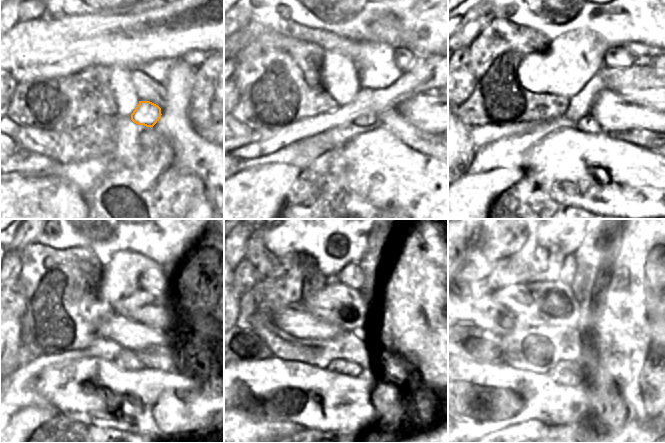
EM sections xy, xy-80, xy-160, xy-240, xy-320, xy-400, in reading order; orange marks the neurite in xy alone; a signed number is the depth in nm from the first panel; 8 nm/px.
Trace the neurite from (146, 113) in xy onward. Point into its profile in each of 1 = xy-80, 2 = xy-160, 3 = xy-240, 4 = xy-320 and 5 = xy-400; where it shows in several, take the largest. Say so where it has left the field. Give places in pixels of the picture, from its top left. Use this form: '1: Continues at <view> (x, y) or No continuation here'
1: Continues at xy-80 (370, 118)
2: Continues at xy-160 (587, 124)
3: Continues at xy-240 (127, 360)
4: Continues at xy-320 (342, 366)
5: Continues at xy-400 (564, 372).

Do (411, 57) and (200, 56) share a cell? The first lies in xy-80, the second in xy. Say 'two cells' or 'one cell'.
one cell

